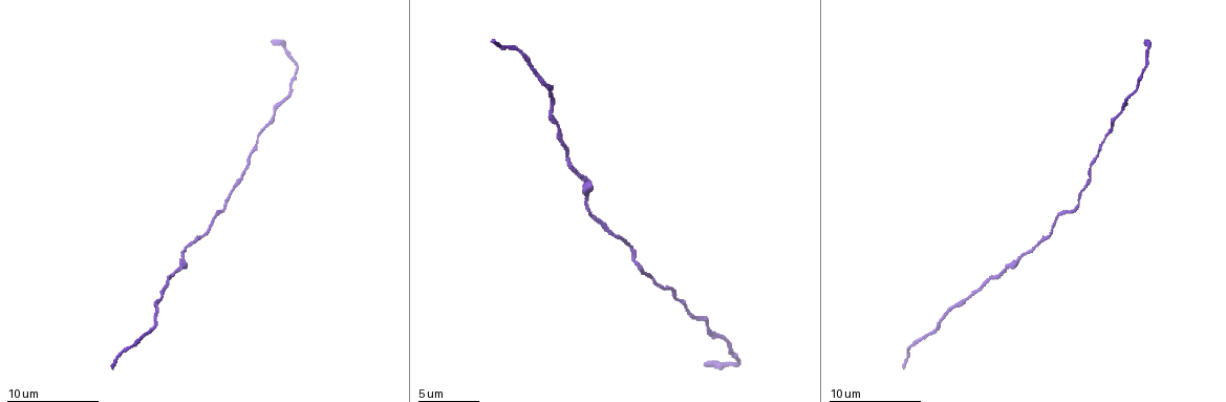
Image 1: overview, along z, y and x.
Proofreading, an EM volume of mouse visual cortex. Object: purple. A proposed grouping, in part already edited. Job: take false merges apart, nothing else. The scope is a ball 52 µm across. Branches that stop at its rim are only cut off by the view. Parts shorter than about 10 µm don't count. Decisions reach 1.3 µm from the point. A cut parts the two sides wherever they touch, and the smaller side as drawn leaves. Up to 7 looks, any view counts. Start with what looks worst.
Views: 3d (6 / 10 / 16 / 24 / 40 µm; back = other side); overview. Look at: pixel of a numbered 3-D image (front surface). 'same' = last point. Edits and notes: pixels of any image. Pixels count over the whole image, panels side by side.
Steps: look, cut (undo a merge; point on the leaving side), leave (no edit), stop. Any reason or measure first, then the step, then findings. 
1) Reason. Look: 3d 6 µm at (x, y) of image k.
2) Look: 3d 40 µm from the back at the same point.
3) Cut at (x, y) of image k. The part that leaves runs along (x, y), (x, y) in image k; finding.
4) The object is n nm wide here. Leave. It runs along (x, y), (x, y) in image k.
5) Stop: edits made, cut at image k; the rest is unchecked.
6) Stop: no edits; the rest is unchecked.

Thin neck. Look: 3d 10 µm at (558, 129) of image 1.

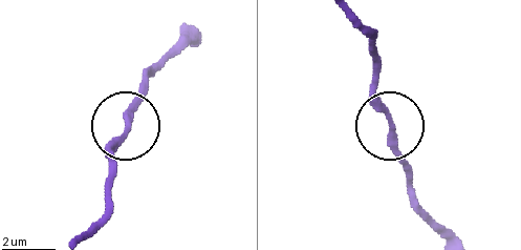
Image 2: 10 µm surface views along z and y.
Leave. It runs along (186, 26), (145, 71), (143, 91), (111, 152), (111, 178) in image 2; all the same neuron.

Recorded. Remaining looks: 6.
Calibre changes. Look: 3d 6 µm at (1129, 97) of image 1.

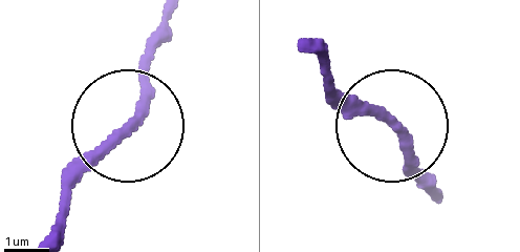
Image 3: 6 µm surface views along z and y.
Leave. It runs along (46, 234), (69, 177), (136, 99), (152, 46) in image 3; continuous, no second neuron.

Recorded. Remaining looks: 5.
Sudden change in width. Look: 3d 16 µm at (1075, 209) of image 1.

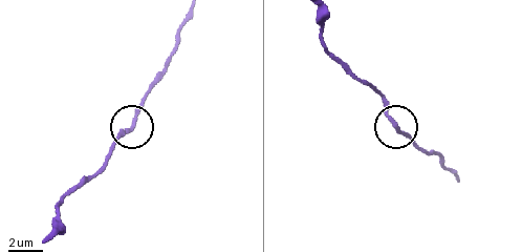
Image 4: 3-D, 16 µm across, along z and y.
Leave. It runs along (374, 91), (391, 121), (419, 145) in image 4; all the same neuron.

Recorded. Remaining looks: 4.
Thick turns thin. Look: 3d 10 µm at (576, 175) of image 1.

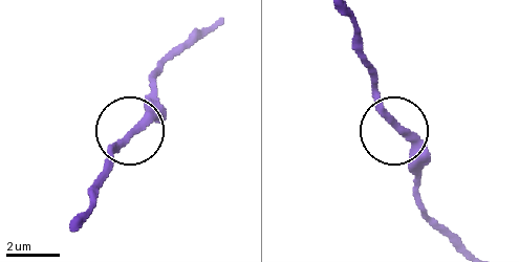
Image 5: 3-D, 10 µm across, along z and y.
Look: 3d 10 µm from the back at (132, 131) of image 5.

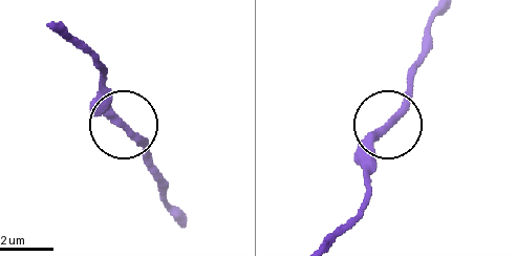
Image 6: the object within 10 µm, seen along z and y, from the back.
Leave. All the same neuron.

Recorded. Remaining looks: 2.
Stop: no edits; the rest is unchecked.

